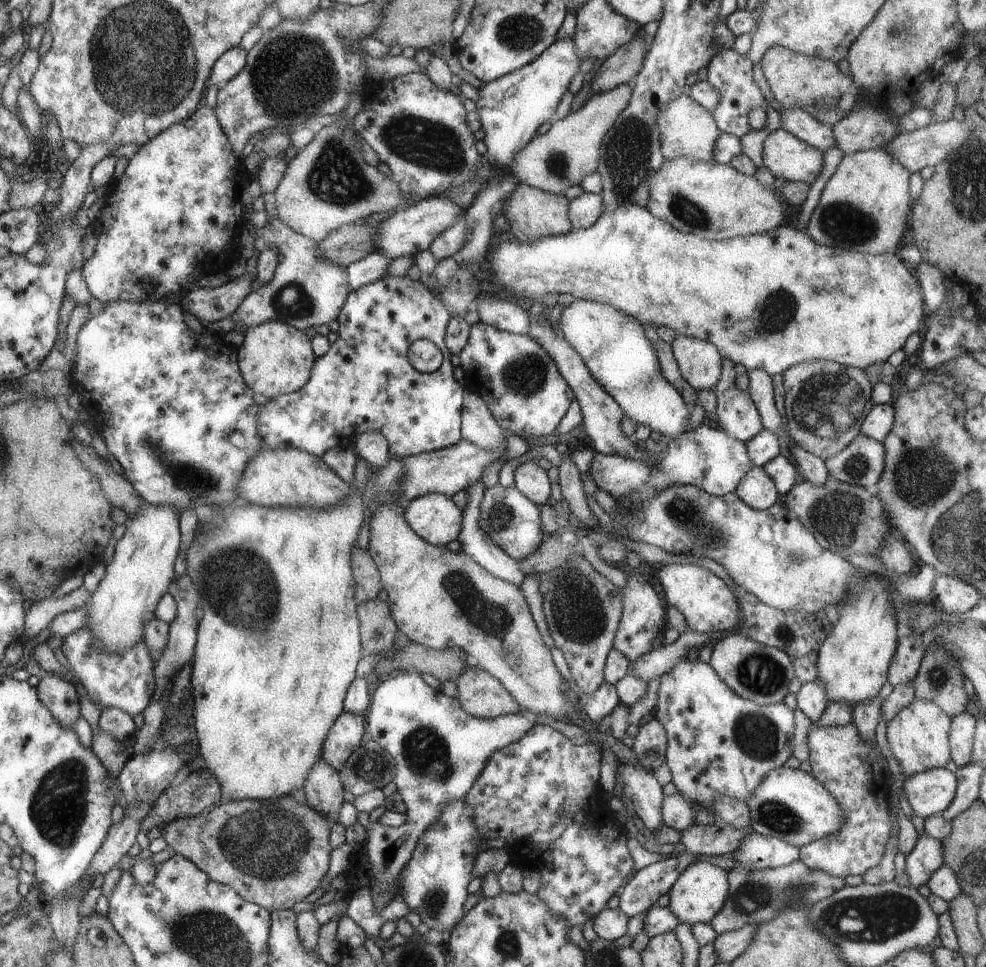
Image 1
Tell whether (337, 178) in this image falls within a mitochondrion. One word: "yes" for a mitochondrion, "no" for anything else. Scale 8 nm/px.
yes

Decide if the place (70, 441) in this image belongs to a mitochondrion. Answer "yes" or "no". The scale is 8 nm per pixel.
no

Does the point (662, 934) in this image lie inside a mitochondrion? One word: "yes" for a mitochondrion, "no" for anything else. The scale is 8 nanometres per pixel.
no

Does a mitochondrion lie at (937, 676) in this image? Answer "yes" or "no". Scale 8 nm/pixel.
yes

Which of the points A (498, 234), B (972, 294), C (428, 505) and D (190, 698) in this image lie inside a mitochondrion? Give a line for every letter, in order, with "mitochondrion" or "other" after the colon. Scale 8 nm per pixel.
A: other
B: other
C: other
D: other

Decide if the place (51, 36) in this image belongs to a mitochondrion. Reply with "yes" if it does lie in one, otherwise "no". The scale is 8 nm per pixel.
no

